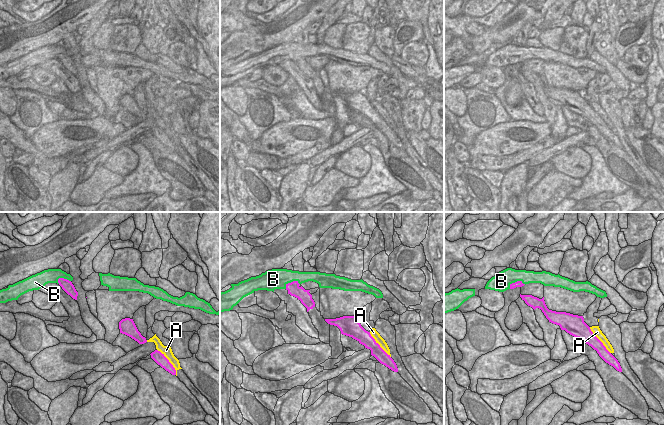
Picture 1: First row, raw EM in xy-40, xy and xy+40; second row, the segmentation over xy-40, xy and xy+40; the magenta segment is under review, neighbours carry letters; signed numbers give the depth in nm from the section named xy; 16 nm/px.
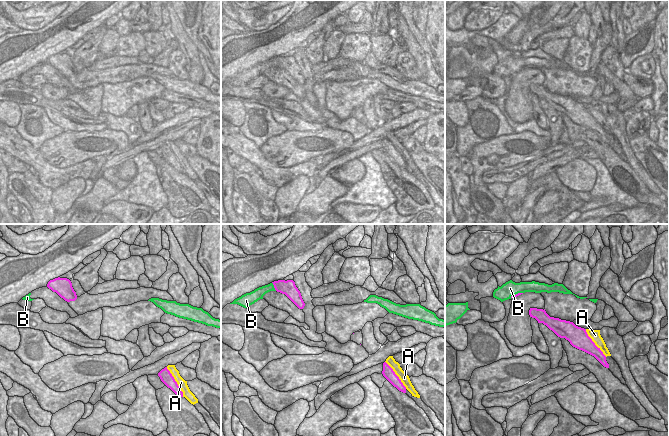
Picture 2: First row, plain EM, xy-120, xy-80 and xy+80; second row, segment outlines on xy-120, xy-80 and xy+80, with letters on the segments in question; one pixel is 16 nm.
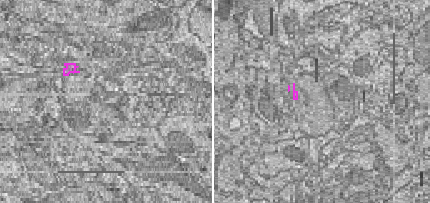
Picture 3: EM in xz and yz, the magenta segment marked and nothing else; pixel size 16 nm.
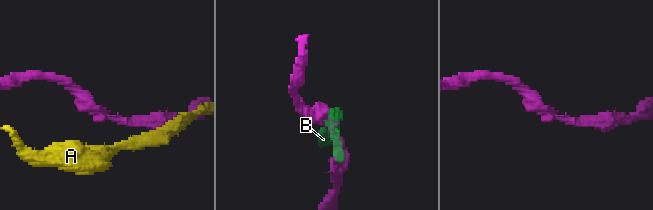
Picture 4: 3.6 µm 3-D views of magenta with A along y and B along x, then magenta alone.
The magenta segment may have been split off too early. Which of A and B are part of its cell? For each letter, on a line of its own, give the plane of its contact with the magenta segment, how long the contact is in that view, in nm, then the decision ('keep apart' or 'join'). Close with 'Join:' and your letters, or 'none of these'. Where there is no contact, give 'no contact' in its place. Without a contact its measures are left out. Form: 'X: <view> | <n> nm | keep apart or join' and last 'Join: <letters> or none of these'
A: xy-40 | 500 nm | keep apart
B: xy+40 | 280 nm | keep apart
Join: none of these

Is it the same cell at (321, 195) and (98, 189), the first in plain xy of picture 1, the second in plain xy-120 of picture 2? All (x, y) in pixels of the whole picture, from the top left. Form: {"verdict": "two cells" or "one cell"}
{"verdict": "one cell"}

